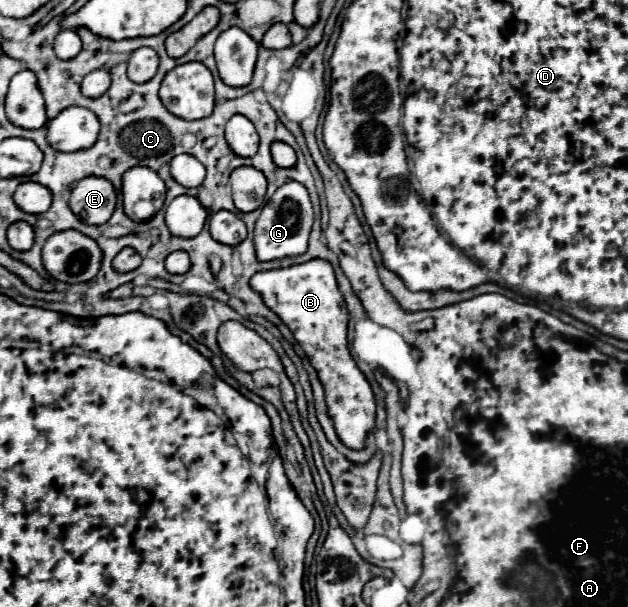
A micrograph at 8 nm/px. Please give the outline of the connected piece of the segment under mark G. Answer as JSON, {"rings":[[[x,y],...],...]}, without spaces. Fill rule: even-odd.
{"rings":[[[299,182],[283,184],[281,188],[277,188],[277,192],[265,204],[265,208],[261,210],[261,216],[255,224],[253,244],[255,244],[257,260],[267,262],[267,260],[279,260],[279,258],[305,254],[311,226],[313,226],[313,206],[311,206],[305,186],[301,186]]]}

